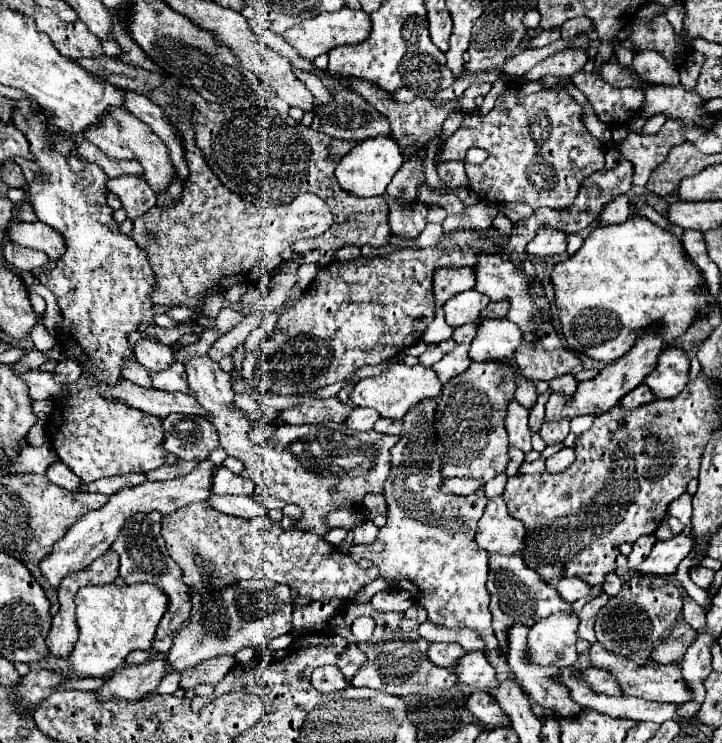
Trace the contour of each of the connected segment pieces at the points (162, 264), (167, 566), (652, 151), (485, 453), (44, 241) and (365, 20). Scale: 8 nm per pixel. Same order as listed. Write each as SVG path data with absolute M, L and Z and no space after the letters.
M171 105L163 107L163 111L185 141L191 175L183 185L185 195L175 207L153 207L147 215L135 219L131 231L131 239L147 251L149 263L157 273L157 287L151 293L157 305L187 305L199 309L211 293L223 293L233 283L259 281L259 275L275 271L281 263L283 249L291 247L297 239L317 237L331 227L333 215L327 203L313 193L299 195L289 205L259 207L225 189L203 161L189 117L177 113Z
M135 513L127 517L125 527L119 531L119 537L113 541L111 549L119 555L121 567L119 575L125 579L125 583L153 583L161 587L169 597L169 613L161 619L161 625L157 629L157 635L153 639L153 649L159 653L167 653L173 645L173 635L177 629L191 619L191 597L187 585L181 581L181 569L171 559L171 555L165 549L165 541L161 537L161 525L153 523L145 513Z
M667 119L663 129L657 135L639 135L639 133L629 133L623 145L619 147L621 155L629 157L629 161L635 165L635 175L633 175L633 185L645 187L649 175L657 165L661 165L669 153L669 149L677 143L683 143L683 131L679 121Z
M471 363L471 367L453 377L445 387L443 387L443 399L437 407L437 421L435 421L435 429L437 429L437 453L443 459L441 465L441 473L443 477L451 479L451 477L473 477L479 479L483 483L487 483L489 479L497 477L499 473L503 473L507 469L507 463L511 461L507 447L507 431L503 425L505 413L507 413L507 401L513 399L515 393L515 377L517 377L517 369L513 369L509 363Z
M11 221L9 229L5 229L5 239L35 251L43 251L53 261L57 261L59 255L65 251L63 237L41 221L34 223Z
M343 7L341 11L337 13L321 13L319 17L315 19L309 19L309 21L303 21L291 29L287 29L283 33L285 41L291 43L299 55L307 61L313 61L317 59L319 55L323 53L329 53L333 47L339 47L339 45L351 45L351 43L361 43L367 39L367 35L371 33L371 19L365 11L353 11L353 9L347 9Z

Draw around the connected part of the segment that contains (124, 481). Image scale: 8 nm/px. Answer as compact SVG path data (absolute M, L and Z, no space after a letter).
M131 473L131 475L119 475L119 477L109 477L109 479L99 479L93 483L81 483L79 491L81 493L103 493L103 495L115 495L117 491L125 487L135 487L145 481L143 473Z

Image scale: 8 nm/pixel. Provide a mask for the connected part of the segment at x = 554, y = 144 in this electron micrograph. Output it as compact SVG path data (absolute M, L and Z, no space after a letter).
M507 88L498 98L505 98L503 107L491 111L487 115L469 114L462 121L461 126L445 143L441 151L441 161L463 161L467 149L479 147L489 153L489 157L481 165L465 163L467 177L471 181L469 189L475 191L481 199L489 203L527 203L533 211L541 207L549 207L555 211L569 209L577 197L577 189L583 179L593 175L595 171L603 169L605 163L605 149L599 139L587 133L585 125L581 123L581 105L565 89L543 89L535 95L527 95L518 101L516 89Z

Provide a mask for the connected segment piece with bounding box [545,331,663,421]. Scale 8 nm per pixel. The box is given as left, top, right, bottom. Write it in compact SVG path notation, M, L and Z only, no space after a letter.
M647 331L645 335L641 335L635 343L635 347L625 353L621 359L605 365L597 377L593 377L591 381L583 381L577 385L577 391L569 403L569 397L563 397L559 393L553 393L547 401L545 421L561 421L561 419L573 419L579 415L599 415L599 413L607 413L611 407L615 407L631 389L635 389L637 385L641 385L645 381L645 377L655 369L657 365L657 357L661 353L663 347L663 339L655 333L655 331Z

